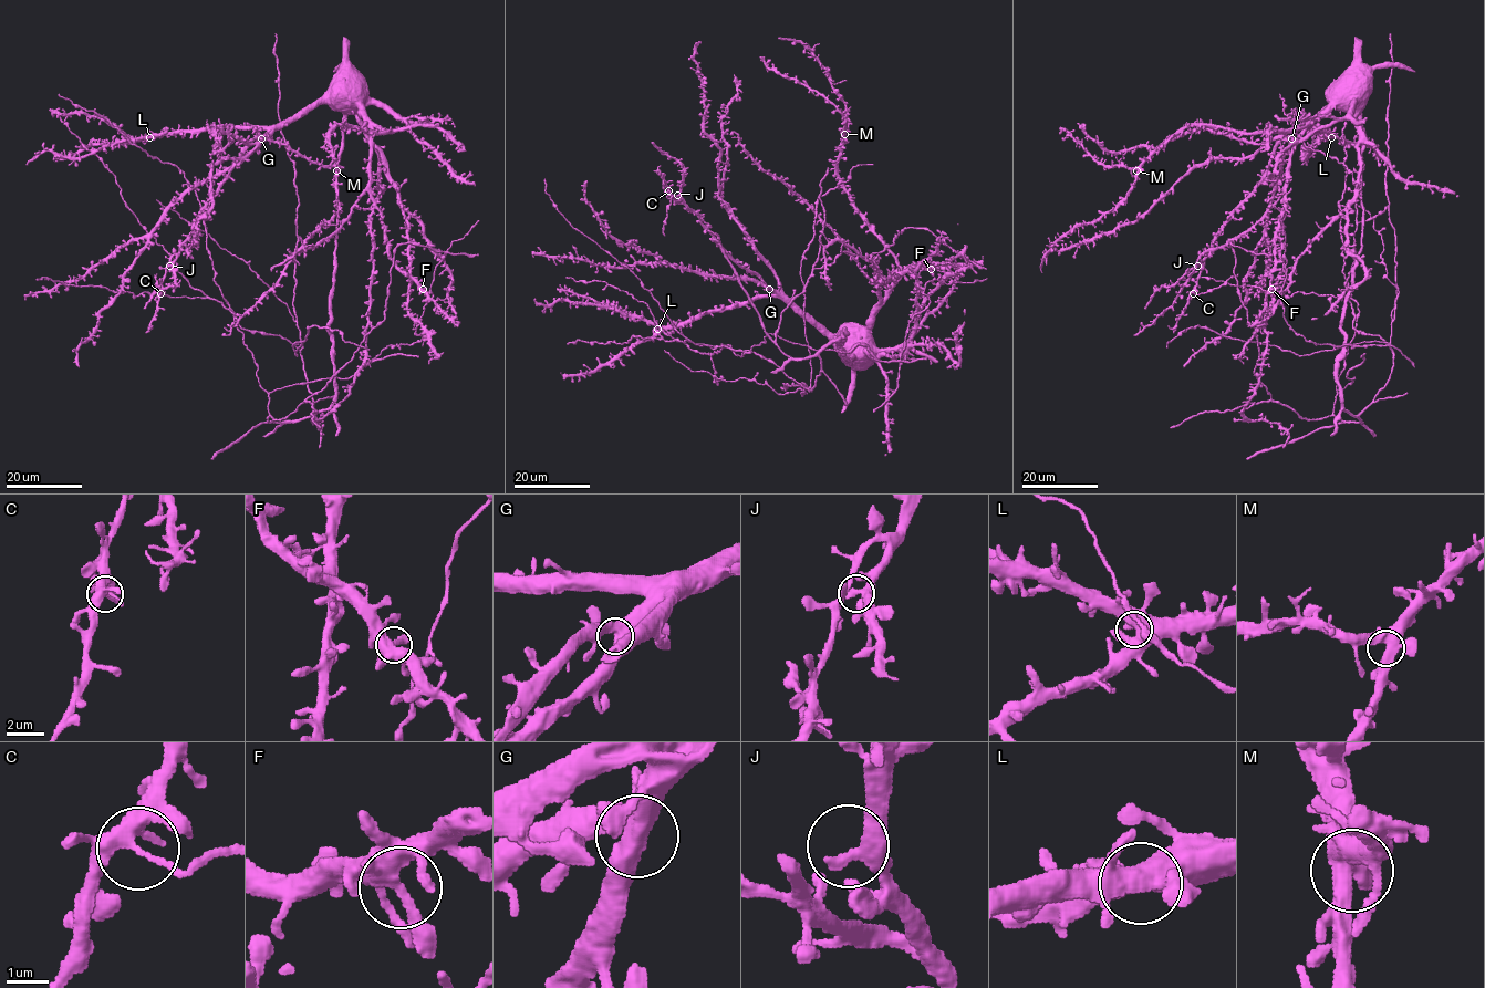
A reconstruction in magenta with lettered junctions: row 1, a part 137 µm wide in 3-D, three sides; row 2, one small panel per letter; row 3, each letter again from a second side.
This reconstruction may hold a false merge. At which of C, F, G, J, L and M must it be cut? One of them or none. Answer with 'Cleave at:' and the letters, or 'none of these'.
Cleave at: C

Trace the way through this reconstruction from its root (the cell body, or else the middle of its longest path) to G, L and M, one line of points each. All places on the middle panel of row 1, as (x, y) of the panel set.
G: (844, 334), (826, 333), (769, 289)
L: (844, 334), (826, 333), (771, 295), (757, 295), (709, 309), (687, 321), (657, 329)
M: (844, 334), (869, 324), (899, 271), (897, 258), (854, 205), (838, 174), (838, 156), (844, 134)

